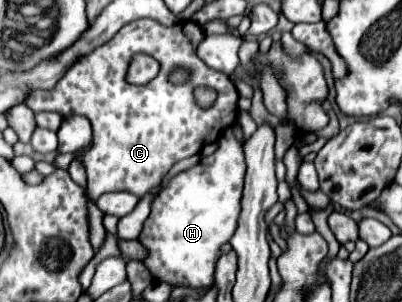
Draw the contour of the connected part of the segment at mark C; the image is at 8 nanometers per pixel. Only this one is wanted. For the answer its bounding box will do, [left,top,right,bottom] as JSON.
[23,18,239,200]

